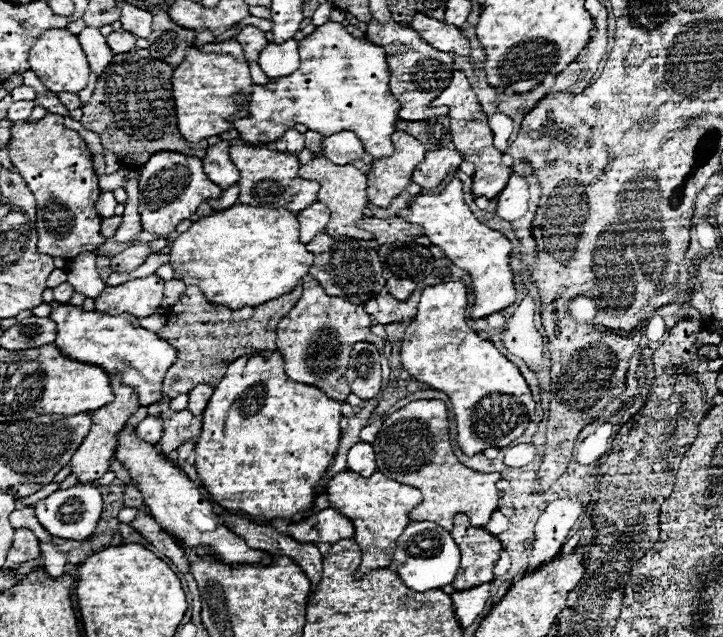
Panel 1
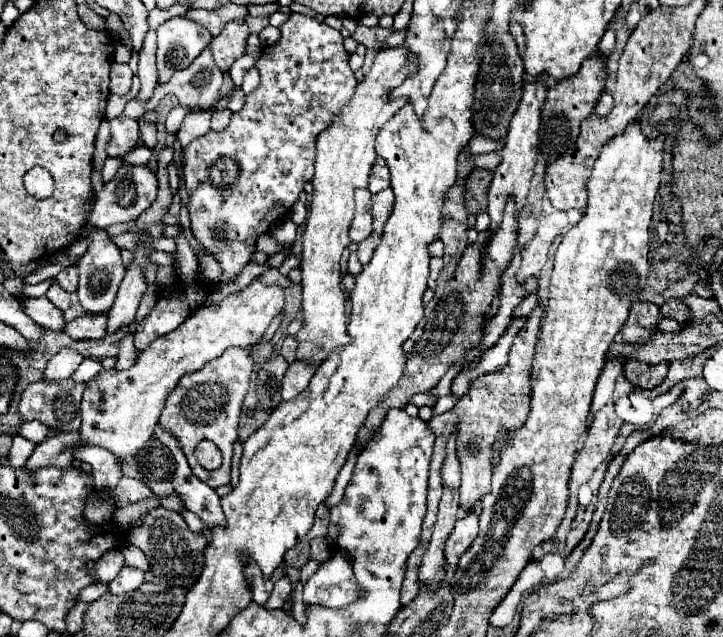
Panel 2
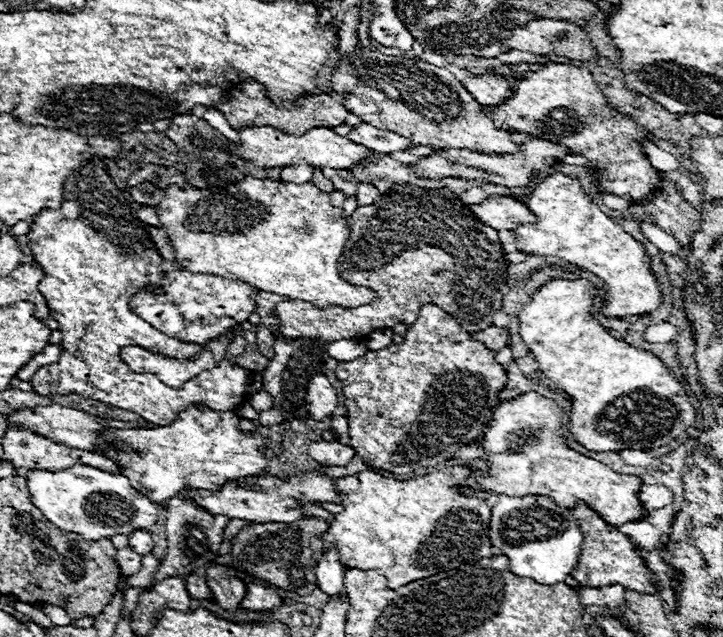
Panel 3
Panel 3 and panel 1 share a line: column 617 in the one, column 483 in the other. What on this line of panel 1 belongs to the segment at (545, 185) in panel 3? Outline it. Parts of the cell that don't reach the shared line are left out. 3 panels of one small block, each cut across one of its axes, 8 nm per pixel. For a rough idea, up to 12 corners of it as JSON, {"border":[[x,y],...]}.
{"border":[[454,178],[406,222],[472,278],[472,318],[514,304],[510,240],[482,224]]}

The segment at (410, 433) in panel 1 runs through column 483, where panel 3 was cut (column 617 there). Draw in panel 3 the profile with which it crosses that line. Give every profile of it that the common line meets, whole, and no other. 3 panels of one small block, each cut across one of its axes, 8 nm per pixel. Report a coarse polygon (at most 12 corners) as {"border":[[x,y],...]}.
{"border":[[538,392],[500,402],[474,488],[640,522],[642,480],[568,448]]}

